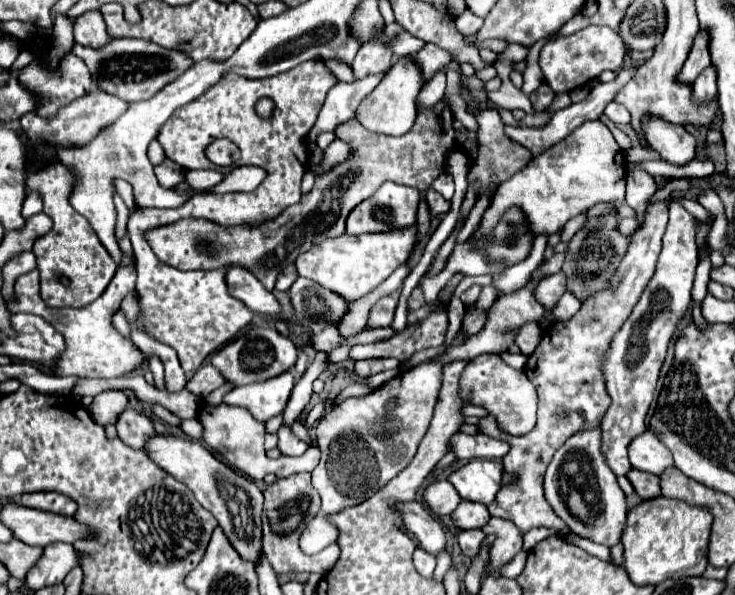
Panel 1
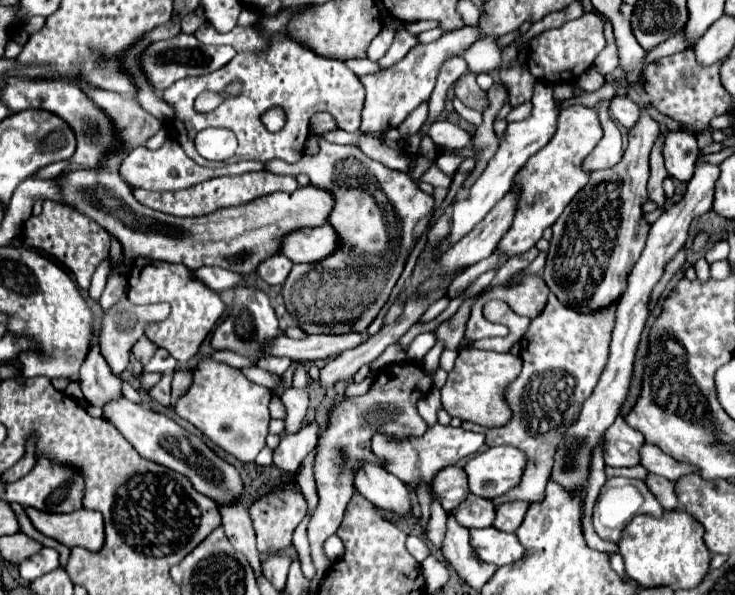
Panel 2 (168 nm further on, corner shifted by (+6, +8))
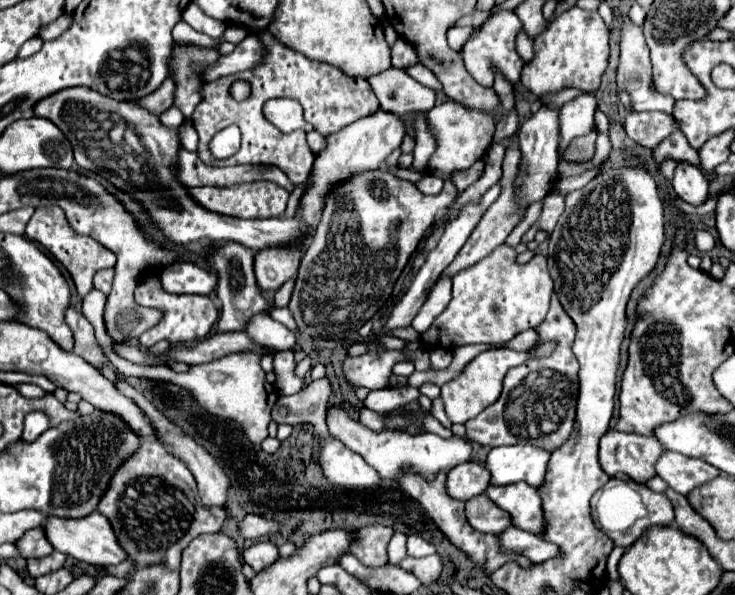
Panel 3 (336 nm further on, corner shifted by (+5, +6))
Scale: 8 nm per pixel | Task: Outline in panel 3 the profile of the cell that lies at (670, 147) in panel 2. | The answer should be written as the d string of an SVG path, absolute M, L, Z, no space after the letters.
M679 162L671 184L677 198L681 198L691 206L701 206L709 198L709 184L705 176L687 162Z

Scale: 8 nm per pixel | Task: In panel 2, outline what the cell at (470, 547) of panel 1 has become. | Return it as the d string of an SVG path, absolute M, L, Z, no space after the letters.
M470 528L470 546L482 562L496 566L512 564L524 554L516 534L502 534L494 528Z

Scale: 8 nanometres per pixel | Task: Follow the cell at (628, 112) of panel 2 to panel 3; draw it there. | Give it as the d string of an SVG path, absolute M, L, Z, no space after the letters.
M631 112L625 120L627 136L651 150L675 130L679 130L679 122L665 112Z

